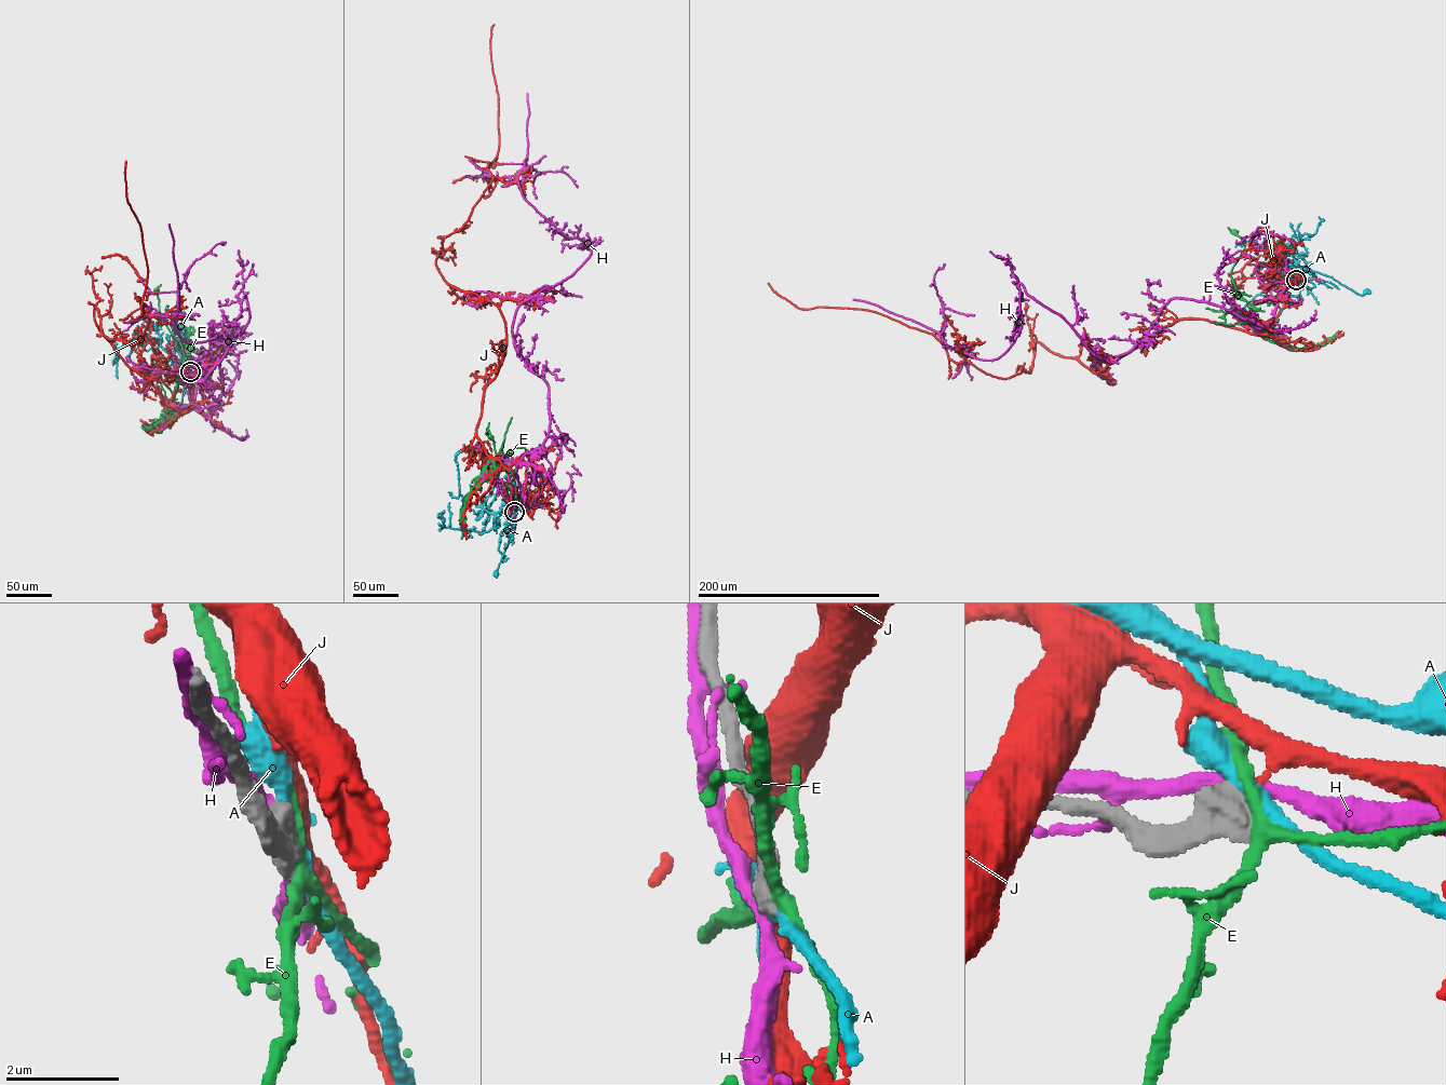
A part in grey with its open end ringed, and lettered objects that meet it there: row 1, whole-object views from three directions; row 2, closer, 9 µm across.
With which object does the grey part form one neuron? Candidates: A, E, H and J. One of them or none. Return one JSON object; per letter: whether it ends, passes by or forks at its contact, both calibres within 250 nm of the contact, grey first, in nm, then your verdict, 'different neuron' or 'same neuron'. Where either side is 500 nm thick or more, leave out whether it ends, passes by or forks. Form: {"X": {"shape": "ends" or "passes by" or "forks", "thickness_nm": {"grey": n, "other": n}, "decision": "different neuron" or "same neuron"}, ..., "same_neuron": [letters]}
{"A": {"thickness_nm": {"grey": 550, "other": 260}, "decision": "different neuron"}, "E": {"thickness_nm": {"grey": 550, "other": 240}, "decision": "different neuron"}, "H": {"thickness_nm": {"grey": 550, "other": 240}, "decision": "different neuron"}, "J": {"thickness_nm": {"grey": 550, "other": 140}, "decision": "different neuron"}, "same_neuron": []}

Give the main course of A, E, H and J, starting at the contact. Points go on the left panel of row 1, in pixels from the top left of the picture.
A: (190, 370), (184, 354), (188, 358), (187, 371), (180, 407), (177, 404)
E: (190, 371), (190, 380), (185, 382), (179, 378), (184, 354), (179, 342), (162, 317), (157, 290)
H: (190, 370), (216, 352), (217, 404), (217, 356), (180, 378), (248, 310), (180, 338), (170, 224)
J: (190, 371), (180, 412), (152, 356), (173, 371), (142, 376), (94, 320), (131, 344), (148, 319), (125, 161)

